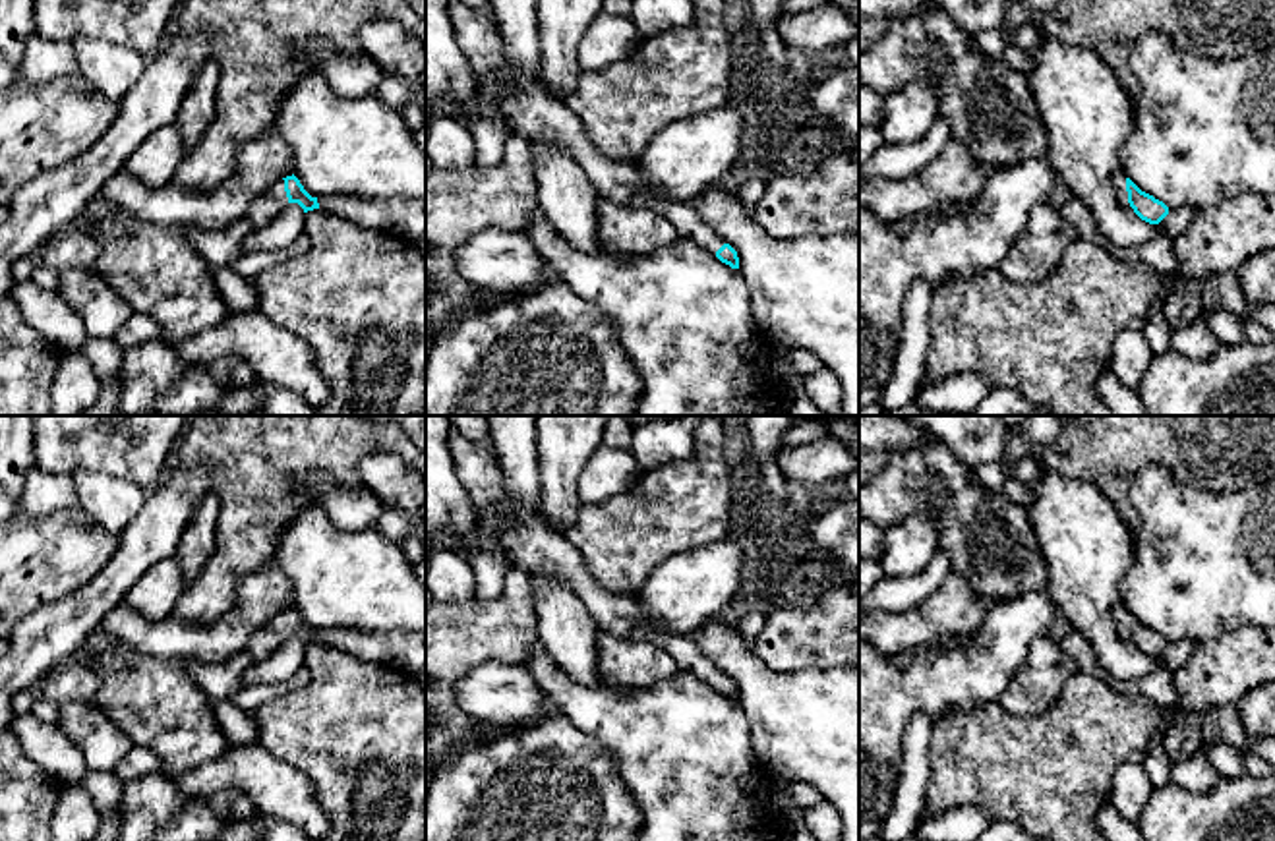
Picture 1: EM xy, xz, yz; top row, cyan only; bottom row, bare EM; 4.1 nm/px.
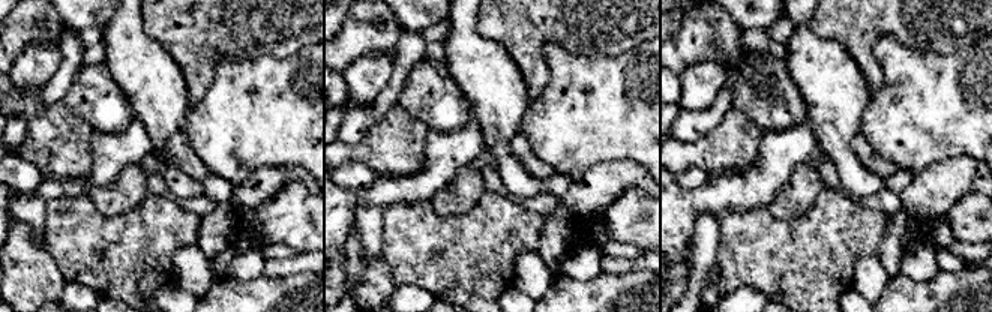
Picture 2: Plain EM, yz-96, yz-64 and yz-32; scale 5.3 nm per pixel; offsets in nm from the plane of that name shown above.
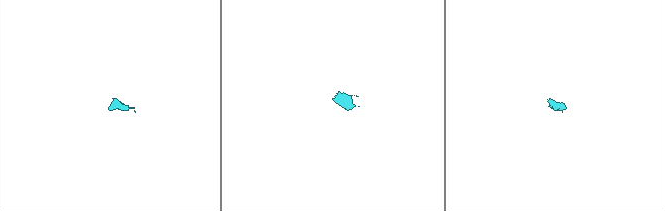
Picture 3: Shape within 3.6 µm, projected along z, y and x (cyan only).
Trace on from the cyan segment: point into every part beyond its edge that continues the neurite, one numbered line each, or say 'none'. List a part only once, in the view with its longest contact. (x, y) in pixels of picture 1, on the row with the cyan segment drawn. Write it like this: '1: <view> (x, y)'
1: yz (1119, 180)

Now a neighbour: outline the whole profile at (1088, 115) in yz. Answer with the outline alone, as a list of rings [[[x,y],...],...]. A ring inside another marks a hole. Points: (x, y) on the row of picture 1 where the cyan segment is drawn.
[[[1045,31],[1029,52],[1035,64],[1027,81],[1058,178],[1089,207],[1101,238],[1112,247],[1157,240],[1157,224],[1124,207],[1111,184],[1134,131],[1136,104],[1124,85],[1091,50],[1068,46]]]

